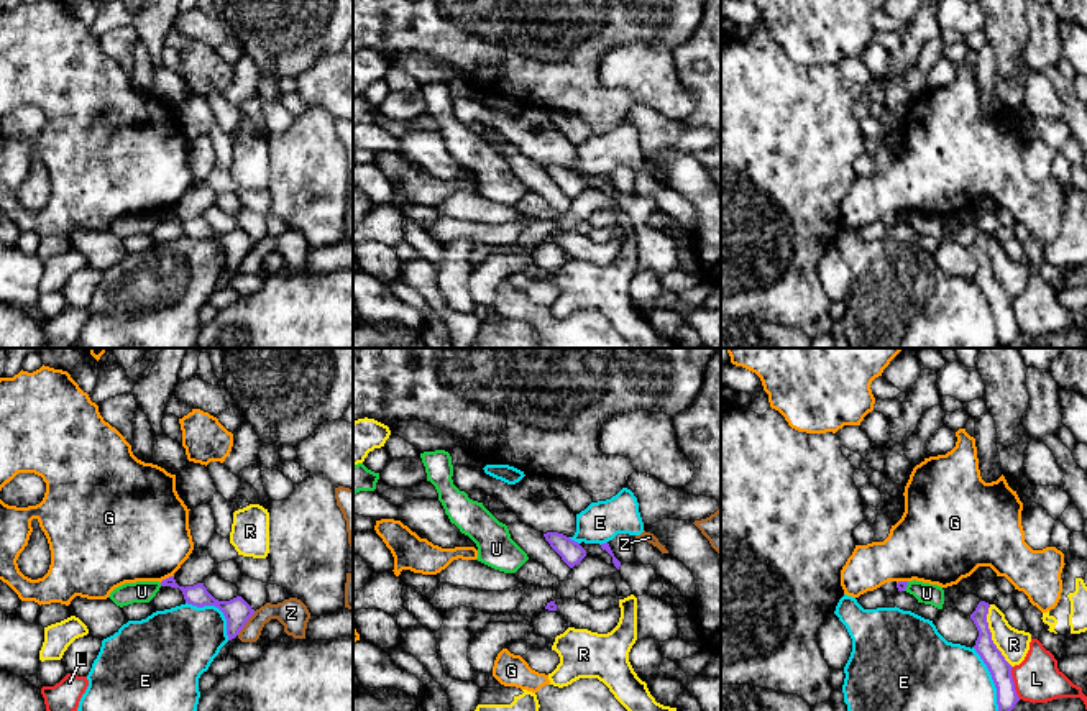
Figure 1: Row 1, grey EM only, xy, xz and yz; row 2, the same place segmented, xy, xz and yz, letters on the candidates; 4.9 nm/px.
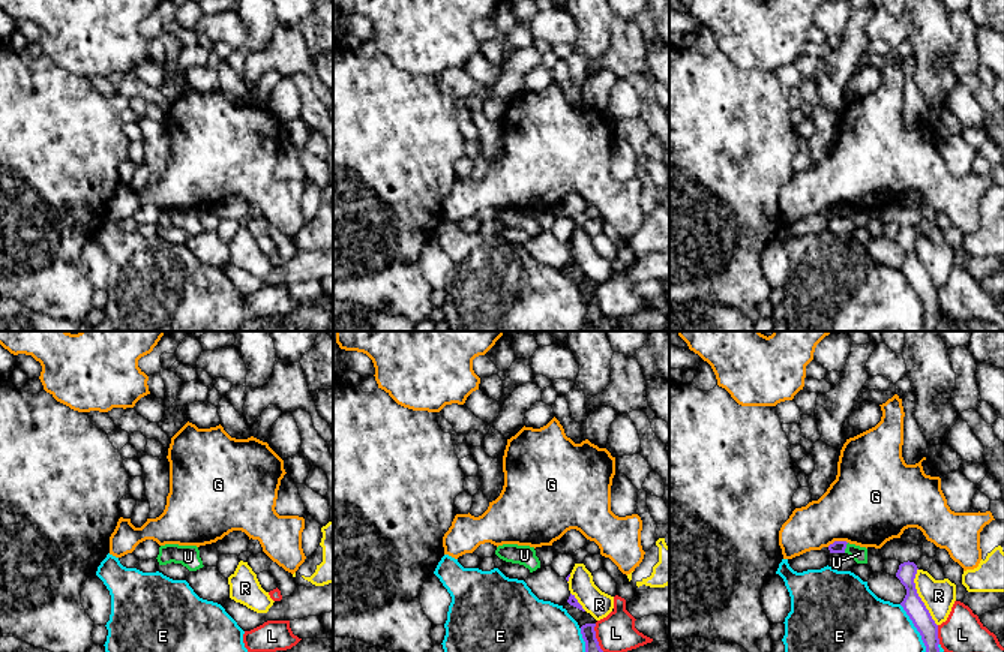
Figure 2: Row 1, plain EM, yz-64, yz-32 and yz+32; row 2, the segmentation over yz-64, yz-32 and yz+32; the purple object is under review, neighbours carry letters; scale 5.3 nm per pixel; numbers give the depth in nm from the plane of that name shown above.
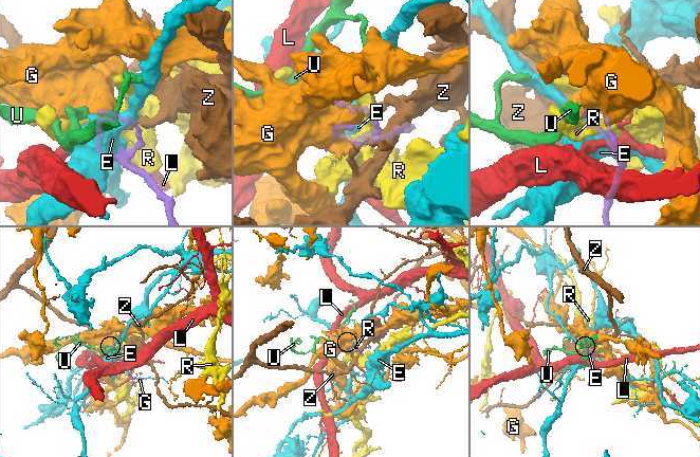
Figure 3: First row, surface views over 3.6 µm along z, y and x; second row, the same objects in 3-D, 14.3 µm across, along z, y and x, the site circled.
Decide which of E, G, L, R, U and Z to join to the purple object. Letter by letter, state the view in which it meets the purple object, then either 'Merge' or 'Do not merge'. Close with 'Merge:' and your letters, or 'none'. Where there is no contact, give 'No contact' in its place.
E: Touches purple in yz. Do not merge
G: Touches purple in xy. Do not merge
L: Touches purple in yz. Do not merge
R: Touches purple in yz. Do not merge
U: Touches purple in yz. Merge
Z: Touches purple in xy. Do not merge
Merge: U

